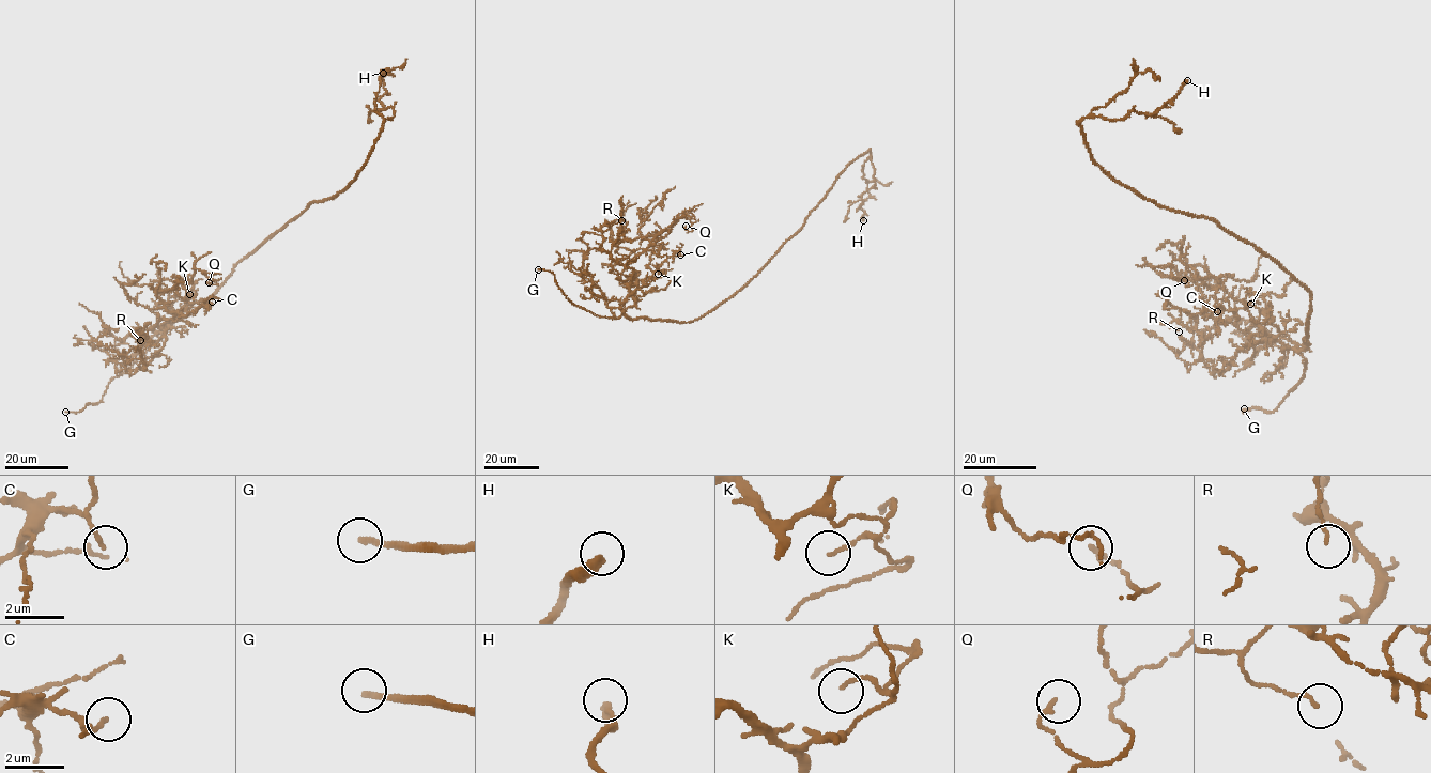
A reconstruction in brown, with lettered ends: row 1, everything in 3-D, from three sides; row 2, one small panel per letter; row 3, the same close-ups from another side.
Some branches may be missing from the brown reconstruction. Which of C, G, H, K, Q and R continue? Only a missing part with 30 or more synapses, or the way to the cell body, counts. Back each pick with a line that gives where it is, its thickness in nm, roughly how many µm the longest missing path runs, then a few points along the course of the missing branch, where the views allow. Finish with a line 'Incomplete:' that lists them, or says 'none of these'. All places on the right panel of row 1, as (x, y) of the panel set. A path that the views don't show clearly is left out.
G: place (1244, 408); calibre 200 nm; missing 20 µm; course (1244, 408), (1249, 387), (1244, 380)
H: place (1187, 80); calibre 280 nm; missing 15 µm; course (1187, 80), (1191, 74), (1202, 92), (1213, 89)
Incomplete: G, H

